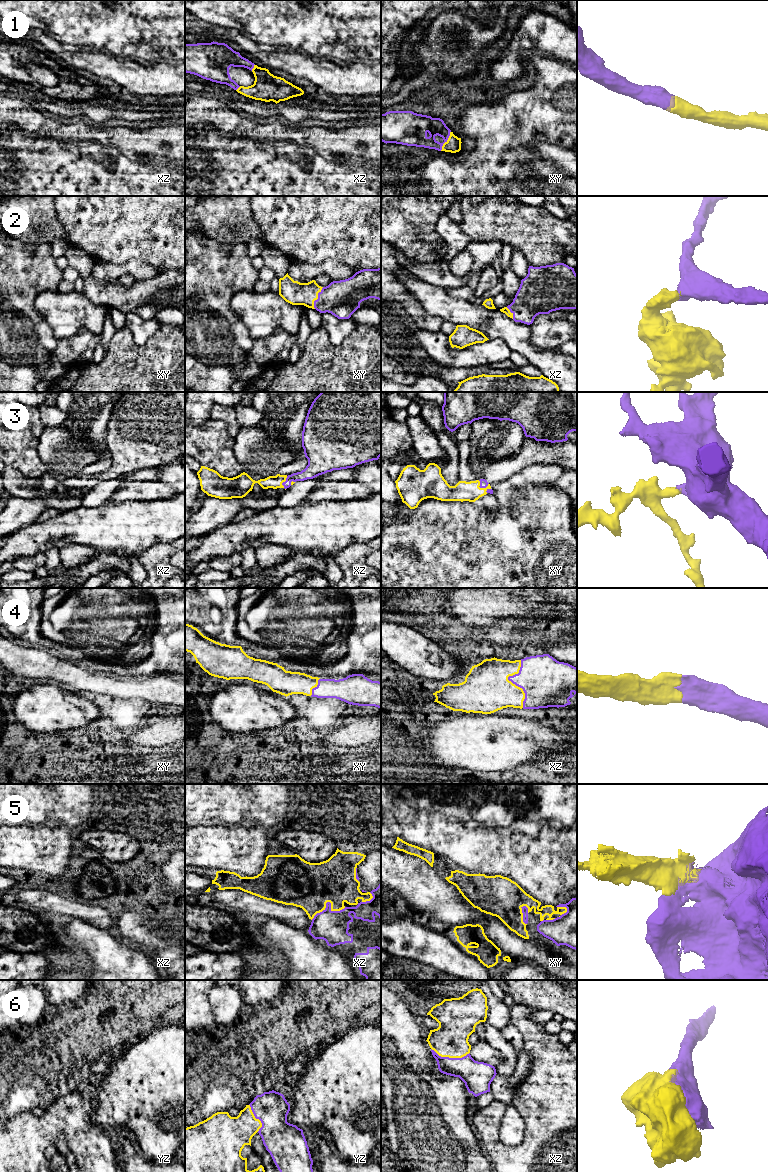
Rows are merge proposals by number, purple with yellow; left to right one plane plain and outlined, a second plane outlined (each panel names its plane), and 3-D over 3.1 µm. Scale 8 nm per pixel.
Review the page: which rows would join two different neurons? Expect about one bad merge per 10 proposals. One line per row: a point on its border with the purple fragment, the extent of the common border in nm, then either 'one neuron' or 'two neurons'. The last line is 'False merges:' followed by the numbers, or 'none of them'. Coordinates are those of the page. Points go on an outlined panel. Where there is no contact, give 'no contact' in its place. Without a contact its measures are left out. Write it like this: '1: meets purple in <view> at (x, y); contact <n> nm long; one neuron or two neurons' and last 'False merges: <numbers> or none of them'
1: meets purple in xy at (446, 141); contact 180 nm long; one neuron
2: meets purple in xy at (318, 298); contact 190 nm long; one neuron
3: meets purple in xy at (482, 487); contact 130 nm long; one neuron
4: meets purple in xz at (512, 682); contact 380 nm long; one neuron
5: meets purple in xz at (329, 902); contact 300 nm long; two neurons
6: meets purple in xz at (450, 1058); contact 320 nm long; one neuron
False merges: 5

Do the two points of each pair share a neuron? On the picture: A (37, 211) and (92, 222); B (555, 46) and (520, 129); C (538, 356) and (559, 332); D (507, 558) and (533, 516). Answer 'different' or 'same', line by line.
A: different
B: different
C: different
D: same

